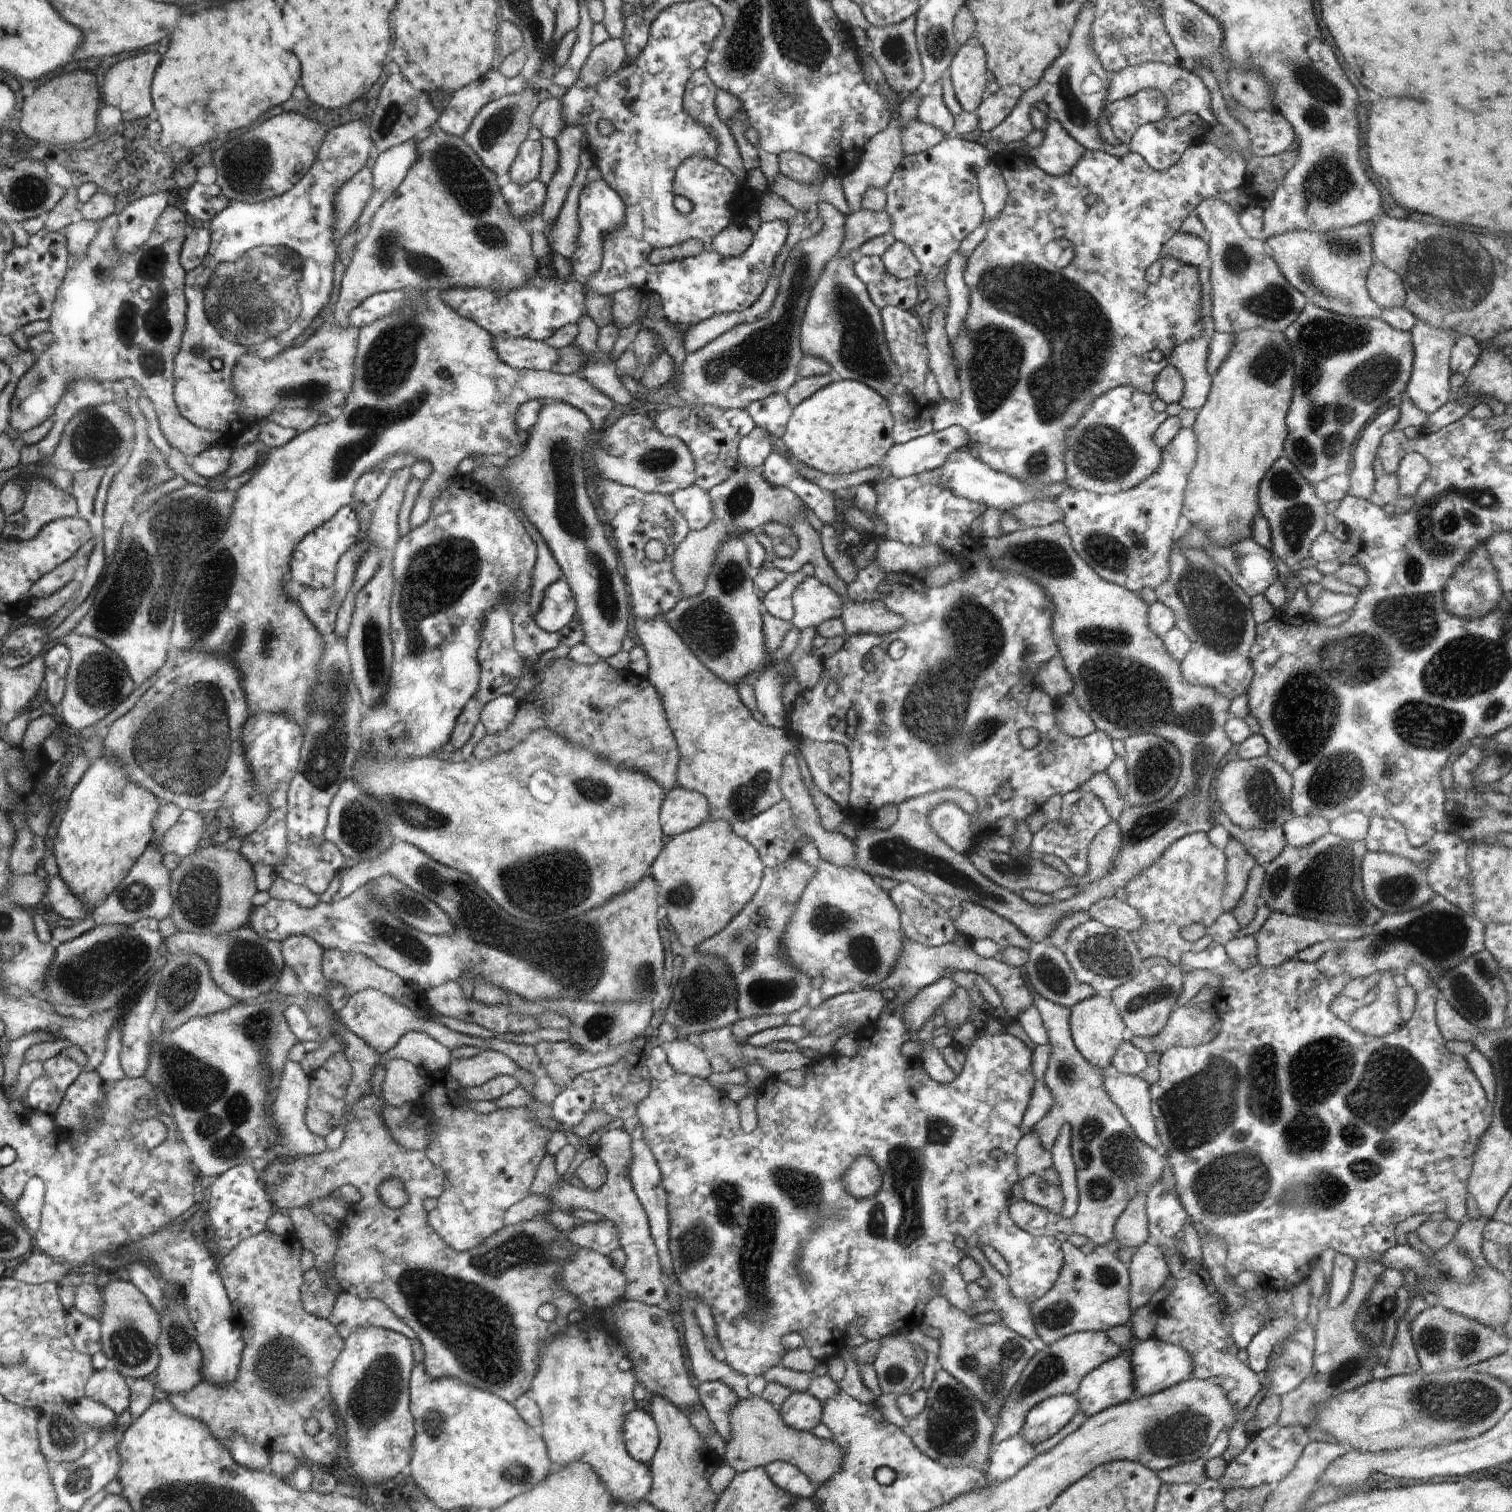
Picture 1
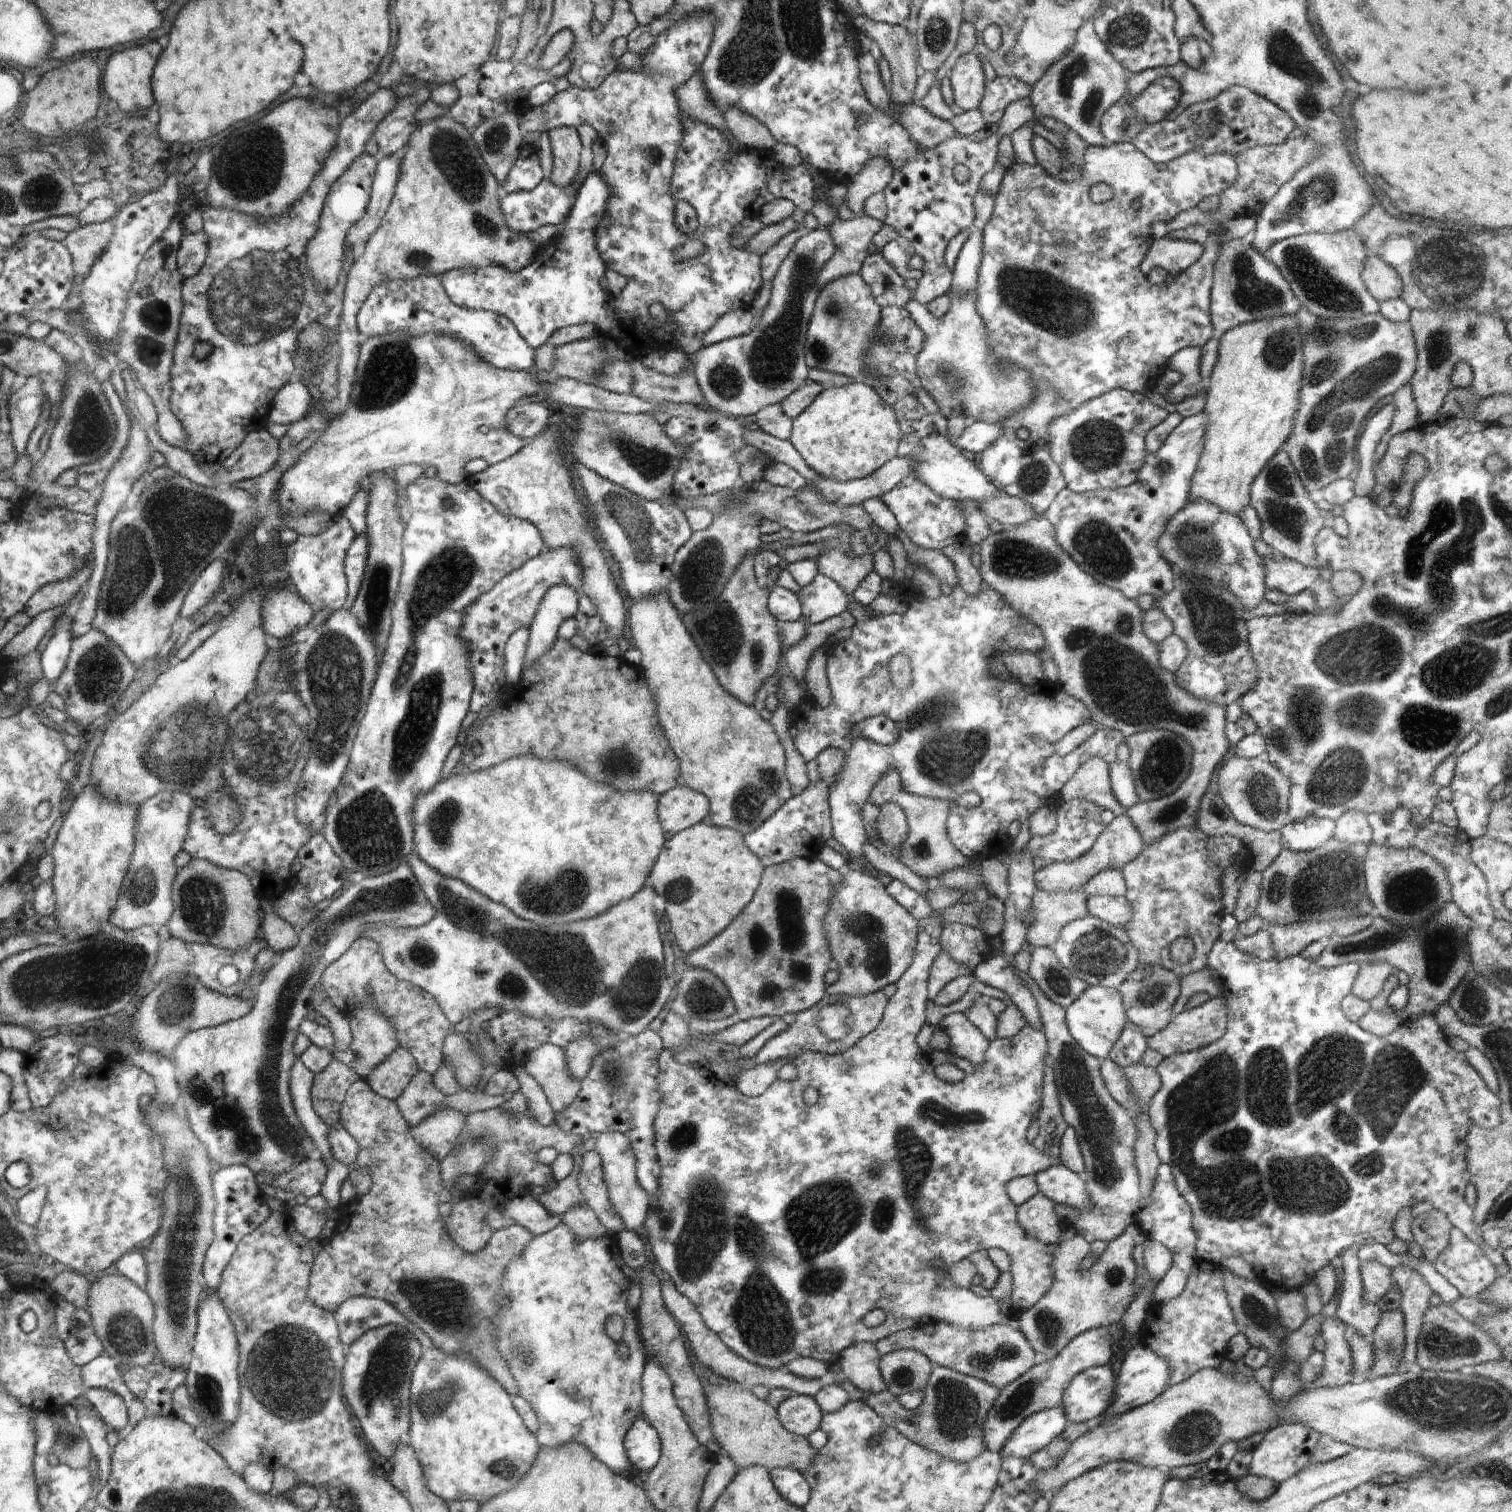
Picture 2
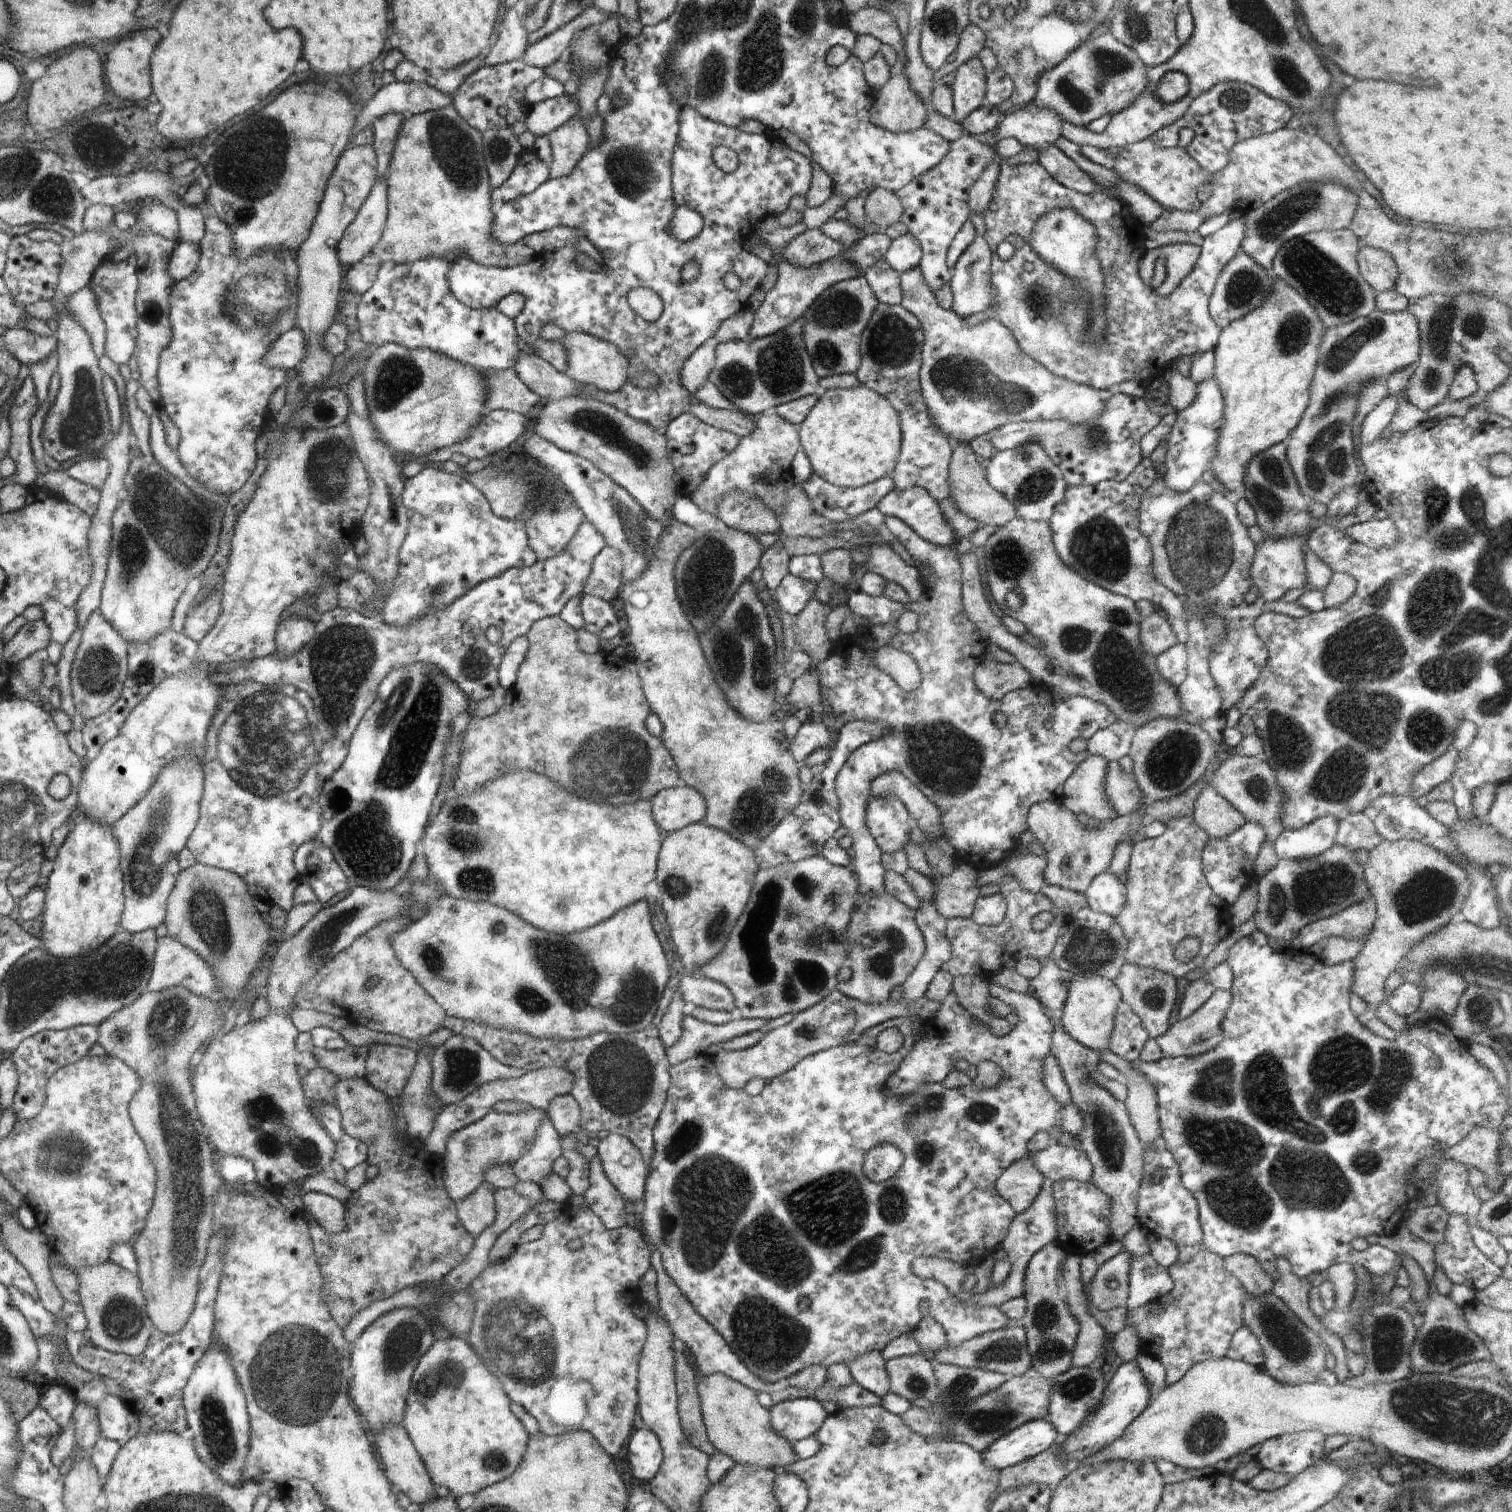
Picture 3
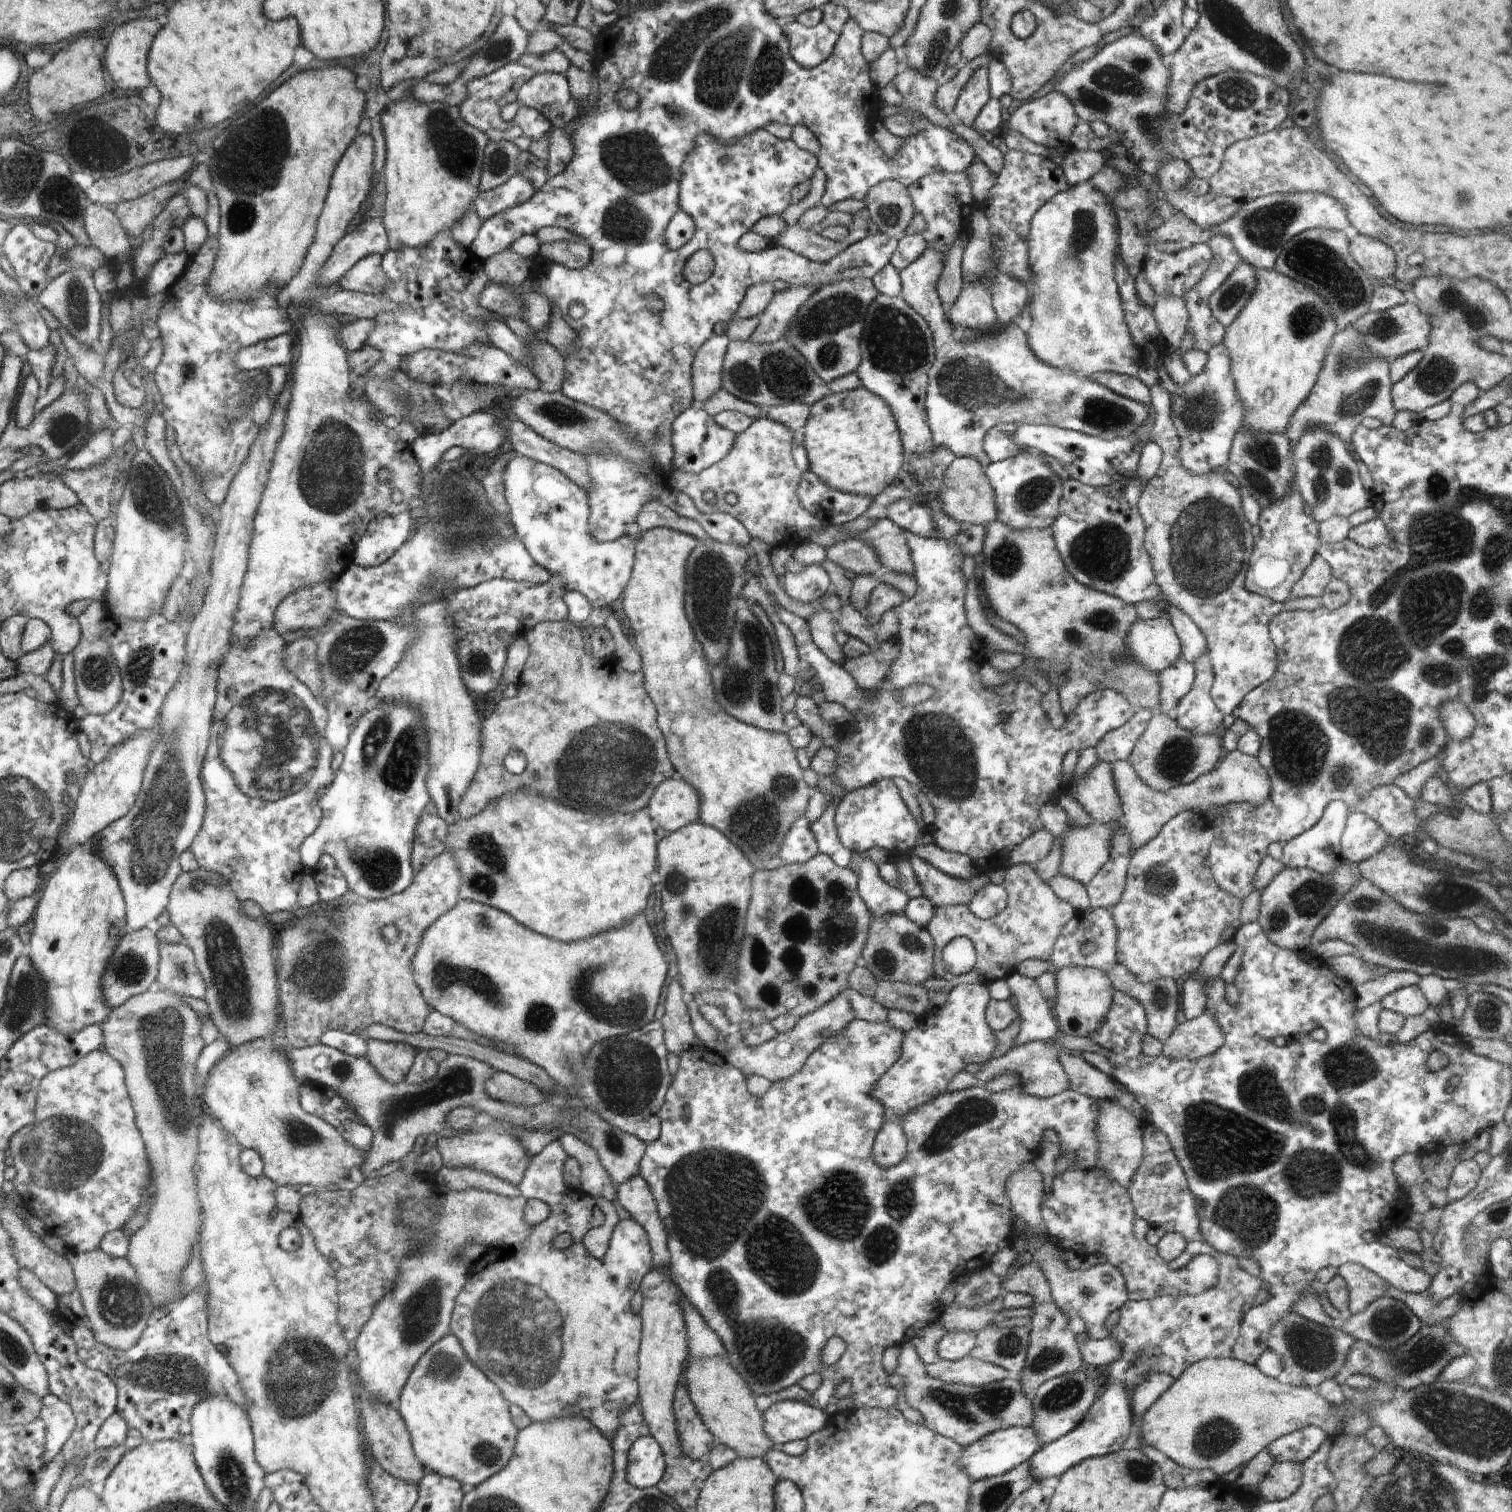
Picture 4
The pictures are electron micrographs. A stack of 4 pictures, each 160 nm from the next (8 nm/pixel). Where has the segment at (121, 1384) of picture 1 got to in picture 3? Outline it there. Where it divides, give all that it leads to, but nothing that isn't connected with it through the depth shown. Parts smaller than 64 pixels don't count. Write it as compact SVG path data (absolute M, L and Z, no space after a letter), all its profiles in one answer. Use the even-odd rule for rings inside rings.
M108 1395L96 1409L101 1436L111 1441L124 1442L133 1420L121 1398Z

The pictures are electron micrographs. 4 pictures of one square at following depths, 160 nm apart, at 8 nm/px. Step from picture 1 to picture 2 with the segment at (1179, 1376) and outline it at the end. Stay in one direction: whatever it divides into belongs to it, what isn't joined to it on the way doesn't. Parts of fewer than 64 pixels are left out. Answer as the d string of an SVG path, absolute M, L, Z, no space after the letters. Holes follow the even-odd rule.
M1136 1341L1130 1349L1117 1374L1114 1400L1107 1410L1114 1417L1158 1398L1168 1386L1168 1379L1171 1377L1171 1368L1167 1361L1159 1357L1150 1347Z

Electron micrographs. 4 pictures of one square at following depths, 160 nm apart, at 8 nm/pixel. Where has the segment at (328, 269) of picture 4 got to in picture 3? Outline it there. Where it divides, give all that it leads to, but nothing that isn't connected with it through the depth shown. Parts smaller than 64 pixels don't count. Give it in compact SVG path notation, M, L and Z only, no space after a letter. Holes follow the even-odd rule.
M386 180L374 184L374 196L366 200L366 208L362 208L358 214L358 220L354 221L354 228L346 233L346 240L342 240L342 264L347 267L360 263L366 255L371 254L372 248L376 247L382 238L385 230L385 223L388 222L388 182Z

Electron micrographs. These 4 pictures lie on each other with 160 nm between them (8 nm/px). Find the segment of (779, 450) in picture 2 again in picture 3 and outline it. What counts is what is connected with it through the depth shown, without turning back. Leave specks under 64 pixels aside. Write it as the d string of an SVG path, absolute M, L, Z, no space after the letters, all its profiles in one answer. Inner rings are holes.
M704 403L691 407L688 413L693 413L706 424L734 433L736 436L748 436L753 430L750 416L740 410L717 409L706 406Z

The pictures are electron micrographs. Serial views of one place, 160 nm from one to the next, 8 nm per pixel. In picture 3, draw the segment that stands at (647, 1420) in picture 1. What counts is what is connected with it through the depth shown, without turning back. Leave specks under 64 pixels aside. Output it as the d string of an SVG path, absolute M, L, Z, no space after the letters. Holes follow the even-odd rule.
M640 1426L638 1432L634 1432L630 1437L627 1450L634 1478L649 1482L661 1470L664 1449L661 1447L657 1434L650 1429Z

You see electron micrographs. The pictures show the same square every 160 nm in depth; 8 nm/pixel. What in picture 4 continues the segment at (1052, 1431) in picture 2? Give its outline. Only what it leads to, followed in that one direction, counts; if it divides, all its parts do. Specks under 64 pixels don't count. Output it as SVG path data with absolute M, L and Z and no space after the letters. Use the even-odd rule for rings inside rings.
M1010 1427L982 1437L978 1442L964 1448L960 1458L960 1468L972 1478L972 1481L1001 1476L1022 1462L1029 1461L1042 1447L1038 1432L1030 1427Z

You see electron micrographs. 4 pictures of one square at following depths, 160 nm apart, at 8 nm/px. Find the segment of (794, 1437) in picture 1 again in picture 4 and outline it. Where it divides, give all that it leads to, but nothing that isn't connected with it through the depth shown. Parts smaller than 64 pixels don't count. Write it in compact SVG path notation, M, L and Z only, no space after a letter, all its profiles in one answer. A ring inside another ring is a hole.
M691 1356L684 1384L701 1419L705 1421L706 1428L718 1437L722 1444L735 1450L738 1457L763 1458L765 1452L774 1447L764 1432L764 1419L749 1384L734 1370L729 1359L722 1357L697 1359Z

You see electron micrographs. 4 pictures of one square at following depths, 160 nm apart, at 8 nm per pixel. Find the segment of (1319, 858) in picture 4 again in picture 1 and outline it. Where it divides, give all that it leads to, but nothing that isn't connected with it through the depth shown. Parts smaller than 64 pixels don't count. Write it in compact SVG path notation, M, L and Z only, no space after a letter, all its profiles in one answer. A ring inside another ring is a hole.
M1294 814L1283 826L1285 842L1298 848L1312 844L1329 832L1329 821L1320 815L1299 817Z

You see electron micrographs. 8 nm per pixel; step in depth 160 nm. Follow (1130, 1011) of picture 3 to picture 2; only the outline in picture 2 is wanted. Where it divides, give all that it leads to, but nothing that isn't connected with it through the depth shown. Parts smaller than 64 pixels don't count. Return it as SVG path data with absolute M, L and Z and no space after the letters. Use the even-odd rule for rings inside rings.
M1127 1020L1107 1057L1124 1068L1140 1063L1148 1047L1147 1037L1142 1034L1141 1028Z

